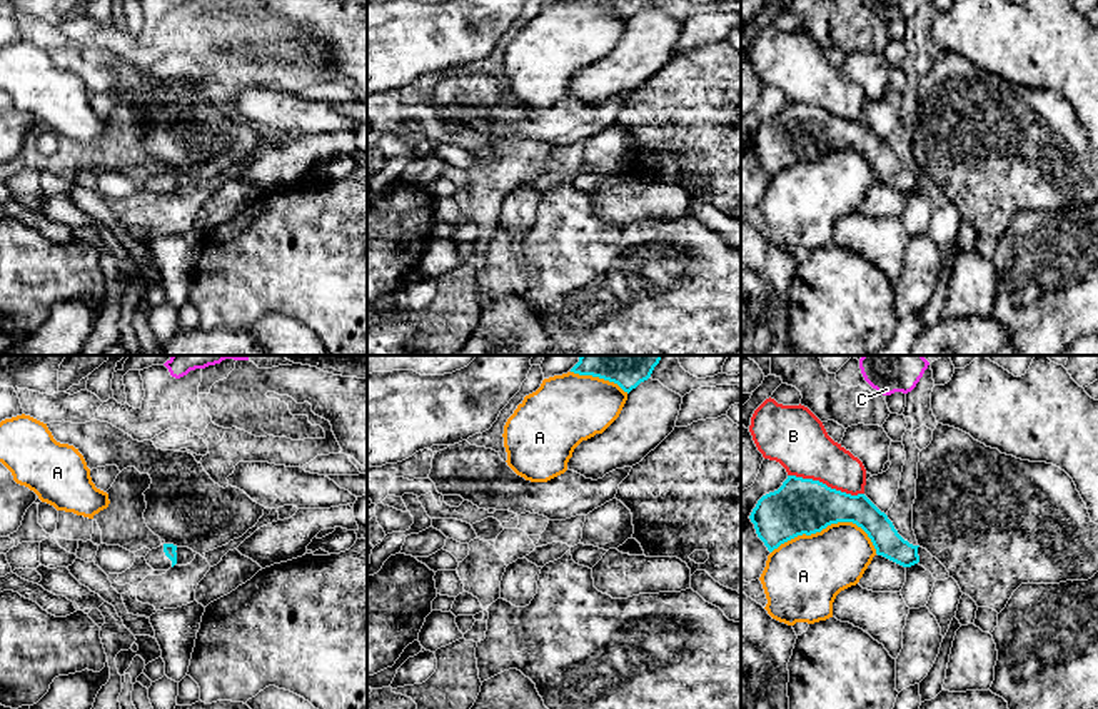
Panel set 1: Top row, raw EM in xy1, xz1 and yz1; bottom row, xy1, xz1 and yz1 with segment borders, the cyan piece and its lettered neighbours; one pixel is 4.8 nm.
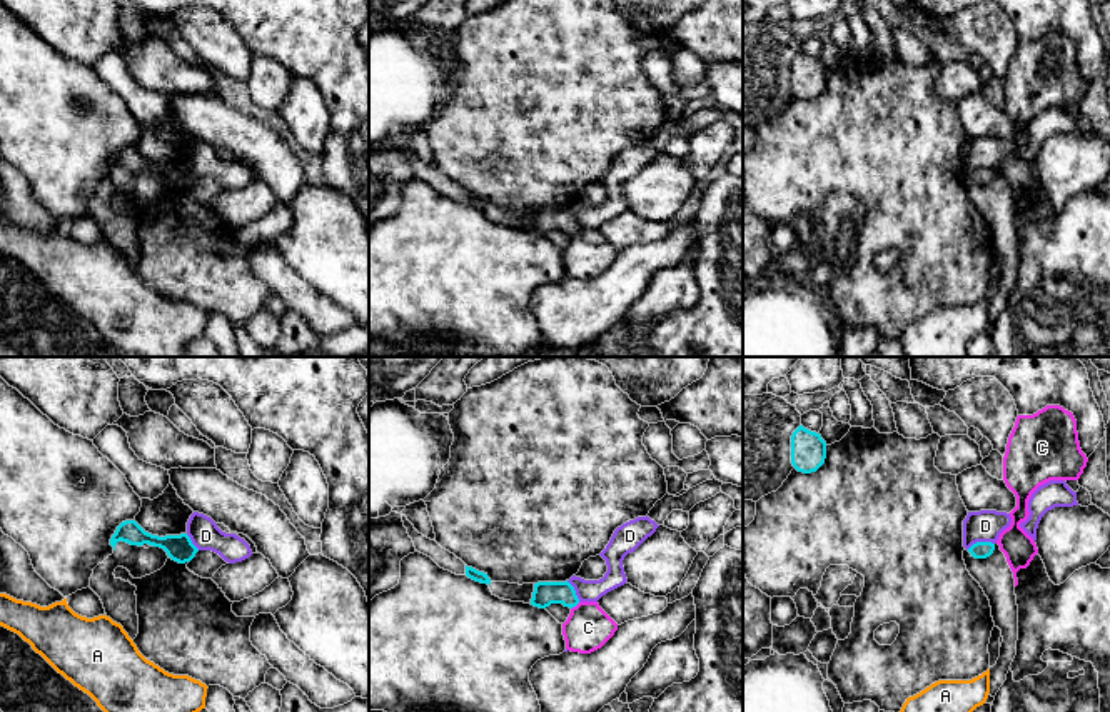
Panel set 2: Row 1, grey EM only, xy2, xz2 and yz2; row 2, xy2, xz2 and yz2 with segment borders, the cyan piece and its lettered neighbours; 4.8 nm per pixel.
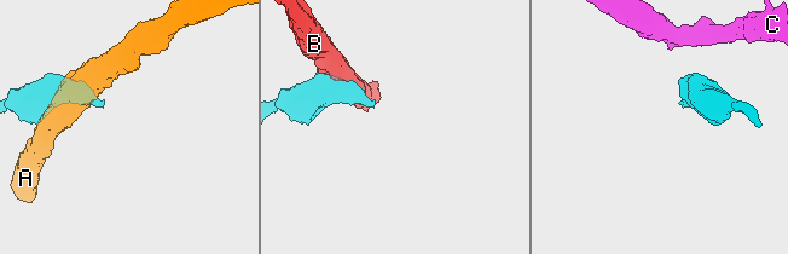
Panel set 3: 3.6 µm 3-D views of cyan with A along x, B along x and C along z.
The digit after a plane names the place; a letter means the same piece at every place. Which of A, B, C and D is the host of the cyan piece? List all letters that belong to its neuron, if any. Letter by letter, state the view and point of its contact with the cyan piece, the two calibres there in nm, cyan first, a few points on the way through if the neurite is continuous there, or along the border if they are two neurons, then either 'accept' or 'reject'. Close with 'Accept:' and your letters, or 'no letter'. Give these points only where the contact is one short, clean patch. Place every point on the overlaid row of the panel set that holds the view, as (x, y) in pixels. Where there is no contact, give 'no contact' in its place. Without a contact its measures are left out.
A: yz1 (826, 526) | 280/360 nm | reject
B: yz1 (825, 484) | 280/280 nm | reject
C: xz2 (575, 606) | 120/220 nm | along xz2 (580, 602), (571, 609) | reject
D: yz2 (980, 542) | 80/160 nm | along yz2 (993, 542), (973, 542), (967, 549) | reject
Accept: no letter

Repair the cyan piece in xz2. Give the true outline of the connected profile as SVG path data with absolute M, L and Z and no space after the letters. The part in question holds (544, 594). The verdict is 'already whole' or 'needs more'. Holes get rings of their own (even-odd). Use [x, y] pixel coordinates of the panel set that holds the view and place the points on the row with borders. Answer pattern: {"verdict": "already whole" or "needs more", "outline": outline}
{"verdict": "already whole", "outline": "M568 580L534 584L531 605L546 609L551 604L563 604L564 607L573 609L579 604L579 599L574 587Z"}

